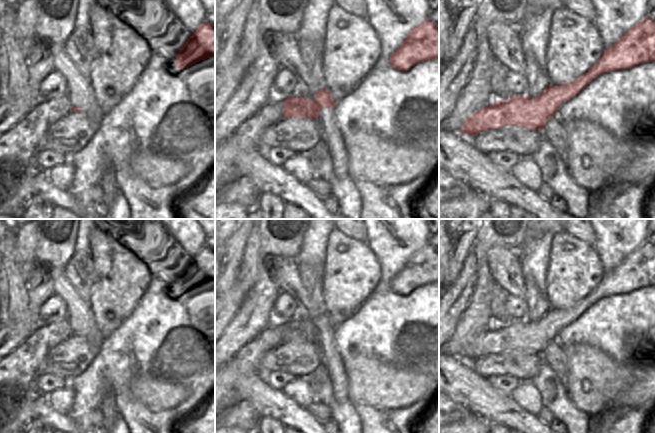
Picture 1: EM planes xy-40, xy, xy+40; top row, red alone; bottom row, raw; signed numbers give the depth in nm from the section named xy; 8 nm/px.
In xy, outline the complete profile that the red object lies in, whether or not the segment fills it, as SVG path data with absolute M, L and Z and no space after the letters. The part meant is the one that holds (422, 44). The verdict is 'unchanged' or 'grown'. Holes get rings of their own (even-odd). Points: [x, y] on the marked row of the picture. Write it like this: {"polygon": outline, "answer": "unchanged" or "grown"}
{"polygon": "M429 20L414 28L394 52L390 65L401 72L427 60L439 60L439 24Z", "answer": "unchanged"}

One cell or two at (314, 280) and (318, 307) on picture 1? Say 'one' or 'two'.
one

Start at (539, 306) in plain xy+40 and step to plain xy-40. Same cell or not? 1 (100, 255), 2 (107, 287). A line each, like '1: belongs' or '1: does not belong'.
1: does not belong
2: does not belong

